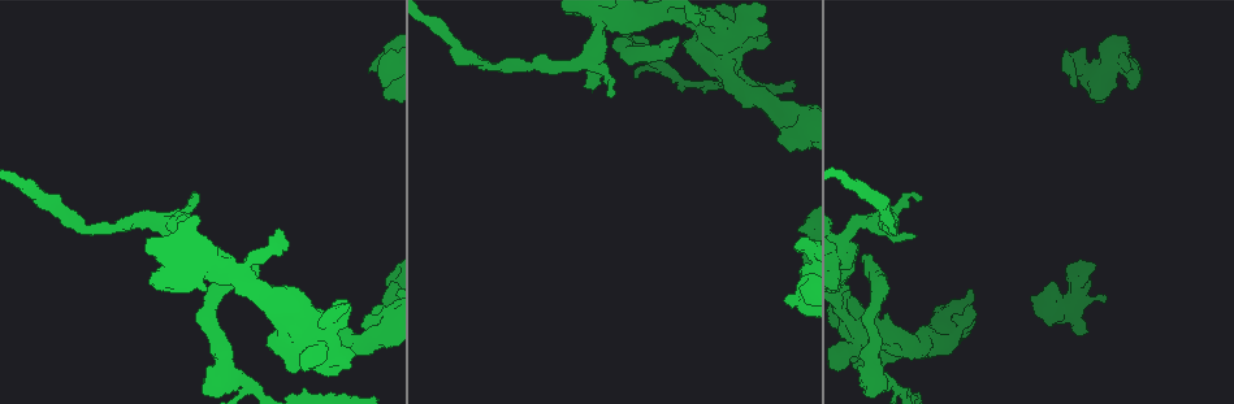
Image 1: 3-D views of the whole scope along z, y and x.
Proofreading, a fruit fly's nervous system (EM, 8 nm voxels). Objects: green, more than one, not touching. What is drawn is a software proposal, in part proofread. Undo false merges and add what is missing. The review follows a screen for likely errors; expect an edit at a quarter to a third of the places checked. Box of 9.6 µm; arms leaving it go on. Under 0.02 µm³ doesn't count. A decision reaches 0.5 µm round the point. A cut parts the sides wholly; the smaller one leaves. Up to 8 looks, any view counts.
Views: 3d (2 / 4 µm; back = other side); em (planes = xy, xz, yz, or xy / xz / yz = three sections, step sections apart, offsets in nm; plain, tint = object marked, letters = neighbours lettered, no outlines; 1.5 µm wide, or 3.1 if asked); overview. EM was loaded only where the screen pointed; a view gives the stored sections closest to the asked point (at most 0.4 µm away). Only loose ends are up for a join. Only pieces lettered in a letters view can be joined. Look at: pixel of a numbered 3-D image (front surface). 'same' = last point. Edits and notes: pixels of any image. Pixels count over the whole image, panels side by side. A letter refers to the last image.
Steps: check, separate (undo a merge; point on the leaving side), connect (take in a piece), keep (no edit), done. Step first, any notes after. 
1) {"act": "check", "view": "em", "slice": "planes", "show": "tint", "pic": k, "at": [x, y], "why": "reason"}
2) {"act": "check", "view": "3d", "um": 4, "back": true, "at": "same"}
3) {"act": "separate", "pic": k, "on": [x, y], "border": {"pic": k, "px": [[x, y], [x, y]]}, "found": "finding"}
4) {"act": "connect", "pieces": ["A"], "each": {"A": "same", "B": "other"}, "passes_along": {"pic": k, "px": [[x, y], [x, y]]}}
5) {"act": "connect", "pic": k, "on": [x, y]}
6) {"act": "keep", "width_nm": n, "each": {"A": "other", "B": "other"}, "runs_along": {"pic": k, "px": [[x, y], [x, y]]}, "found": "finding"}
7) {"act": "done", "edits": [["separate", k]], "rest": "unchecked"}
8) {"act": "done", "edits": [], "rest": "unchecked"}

{"act": "check", "view": "em", "slice": "yz", "step": 4, "show": "tint", "pic": 1, "at": [662, 66], "why": "thin arm on a thick one"}

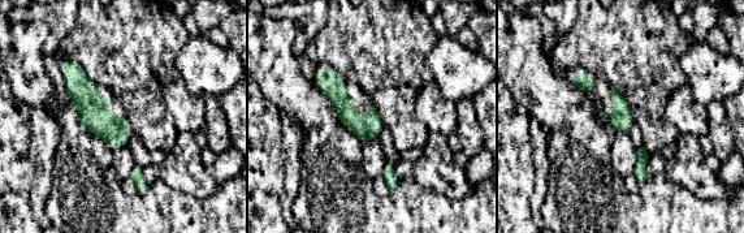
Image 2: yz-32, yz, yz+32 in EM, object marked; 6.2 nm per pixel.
{"act": "check", "view": "em", "slice": "planes", "show": "letters", "at": "same", "why": "cut it another way"}

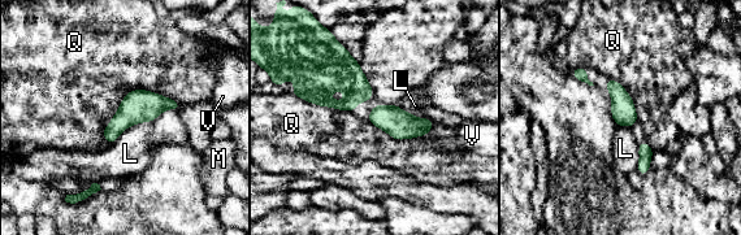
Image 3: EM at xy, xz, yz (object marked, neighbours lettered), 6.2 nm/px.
{"act": "keep", "width_nm": 150, "longest_contact_nm": ["L", 460], "each": {"L": "other", "M": "other", "Q": "other", "V": "other"}, "found": "continuous, no second neuron"}

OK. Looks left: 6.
{"act": "check", "view": "em", "slice": "xz", "step": 8, "show": "letters", "pic": 1, "at": [872, 314]}

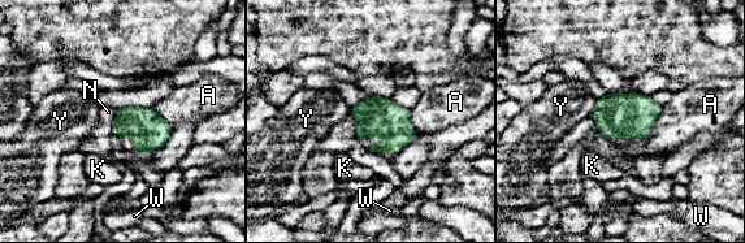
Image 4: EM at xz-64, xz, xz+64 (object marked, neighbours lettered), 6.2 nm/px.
{"act": "check", "view": "em", "slice": "planes", "show": "letters", "at": "same"}

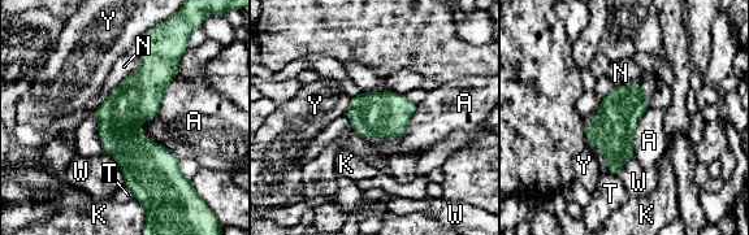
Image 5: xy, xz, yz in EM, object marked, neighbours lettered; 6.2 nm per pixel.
{"act": "keep", "longest_contact_nm": ["A", 550], "each": {"A": "other", "K": "other", "N": "other", "T": "other", "W": "other", "Y": "other"}, "runs_along": {"pic": 5, "px": [[148, 43], [150, 82], [131, 103], [139, 194]]}, "found": "continuous, no second neuron"}

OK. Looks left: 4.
{"act": "check", "view": "3d", "um": 2, "pic": 1, "at": [360, 326], "why": "stops while still wide"}

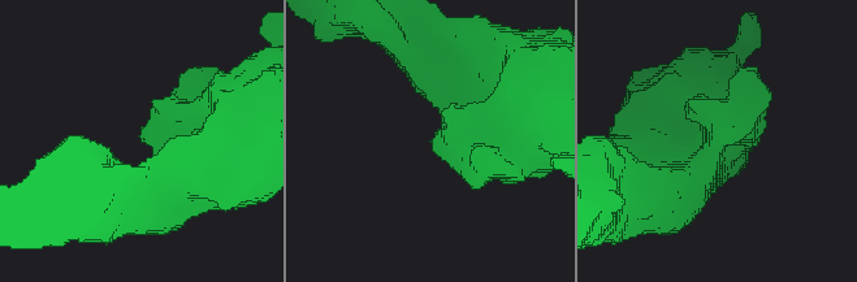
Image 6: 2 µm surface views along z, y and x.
{"act": "check", "view": "em", "slice": "xz", "step": 4, "show": "tint", "pic": 6, "at": [145, 141], "why": "now the EM"}

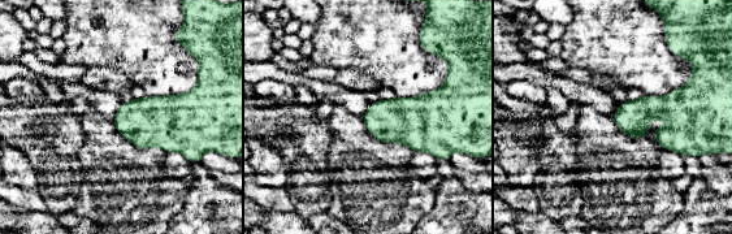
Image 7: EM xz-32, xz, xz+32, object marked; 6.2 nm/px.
{"act": "check", "view": "em", "slice": "xz", "step": 4, "show": "letters", "at": "same"}

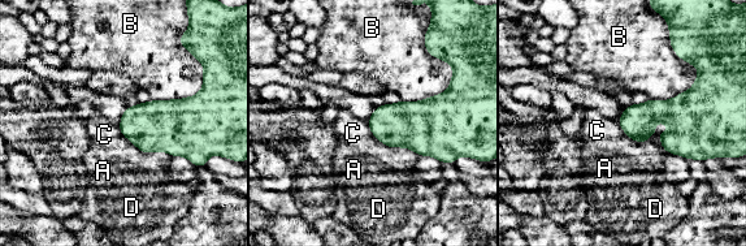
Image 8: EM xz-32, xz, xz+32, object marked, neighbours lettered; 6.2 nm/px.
{"act": "keep", "each": {"A": "other", "B": "other", "C": "other", "D": "other"}, "border": {"pic": 8, "px": [[616, 120], [619, 126], [634, 141]]}, "found": "none of them fits"}

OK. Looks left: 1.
{"act": "done", "edits": [], "rest": "unchecked"}

